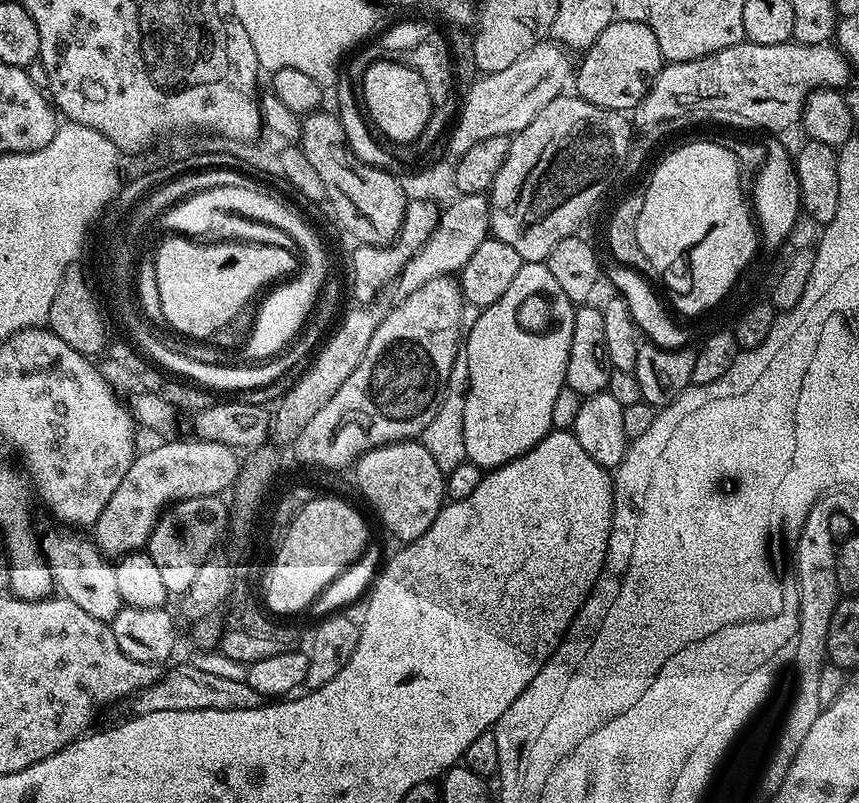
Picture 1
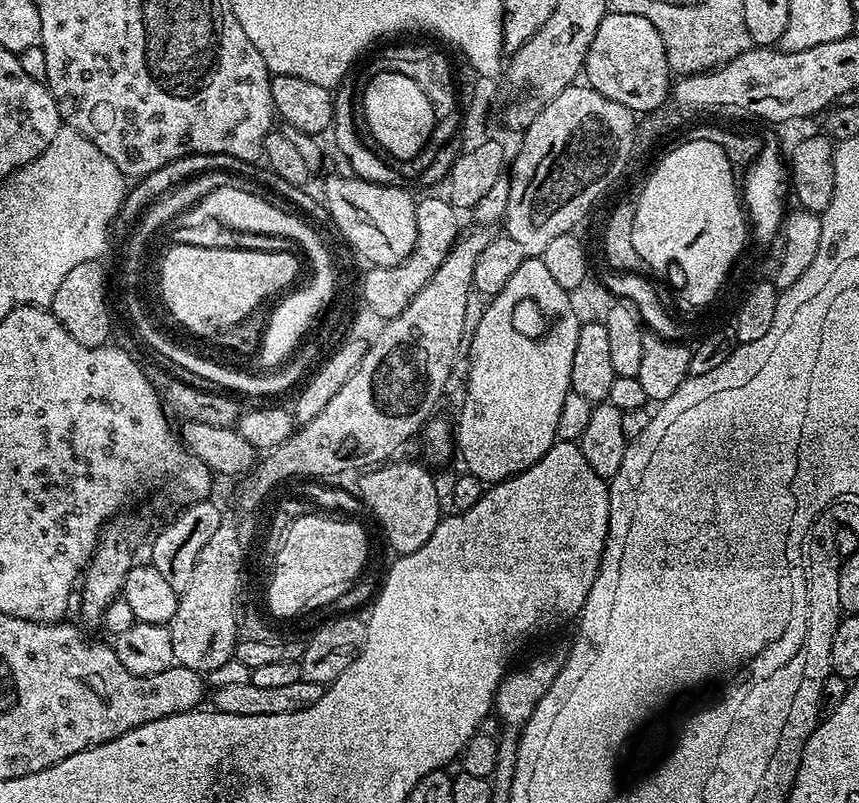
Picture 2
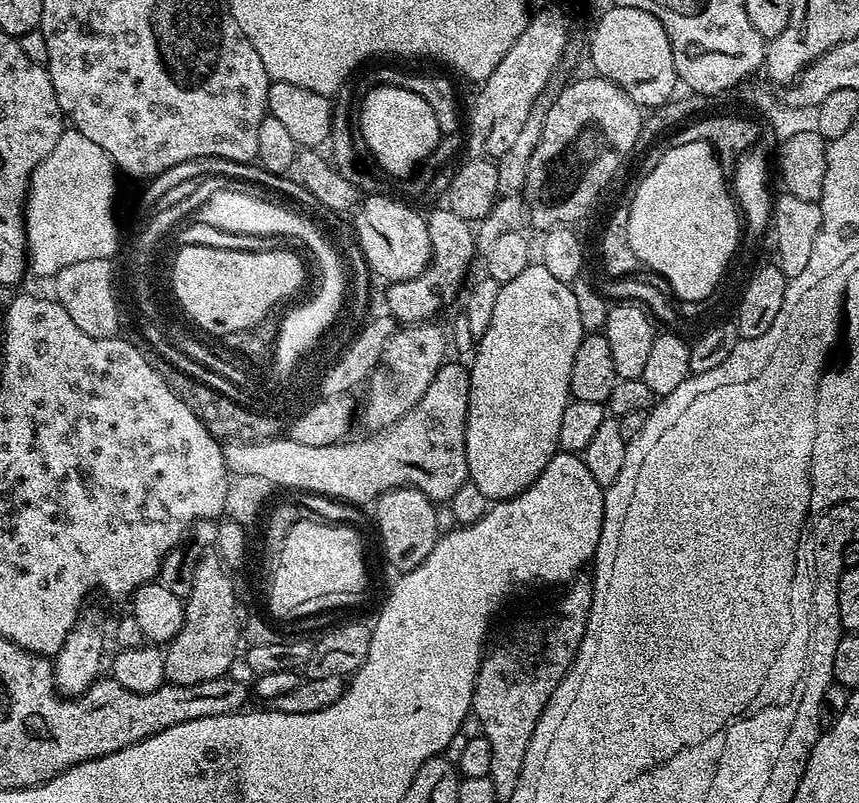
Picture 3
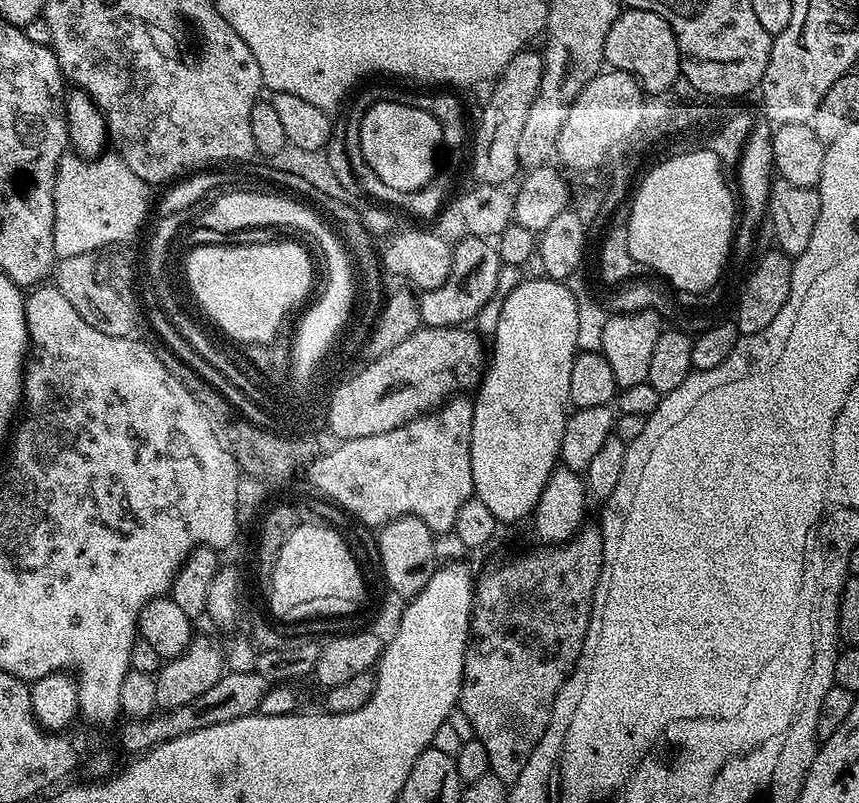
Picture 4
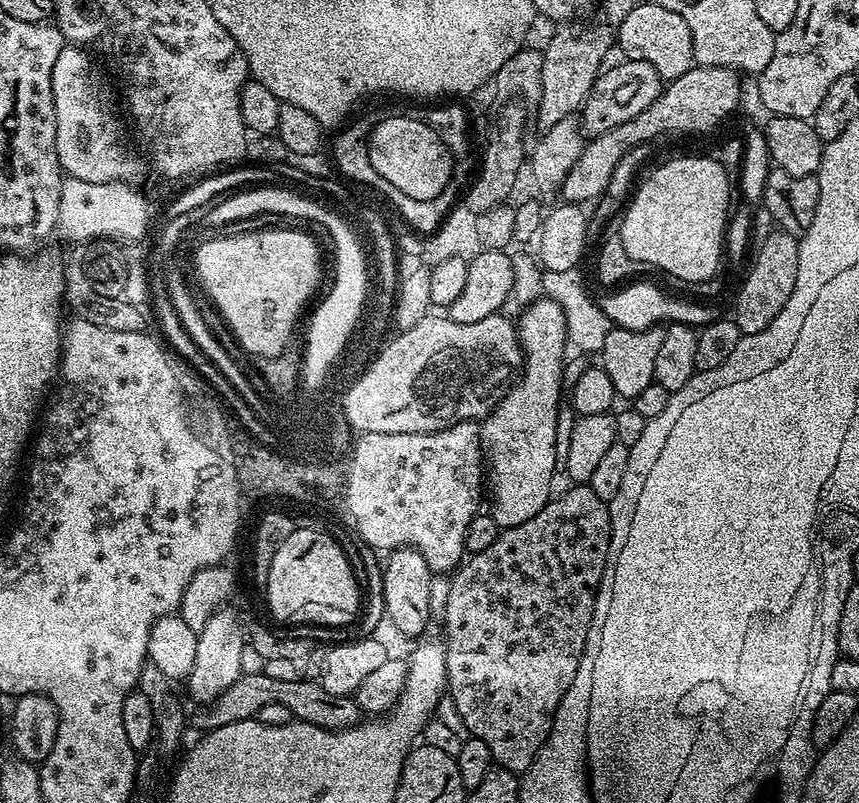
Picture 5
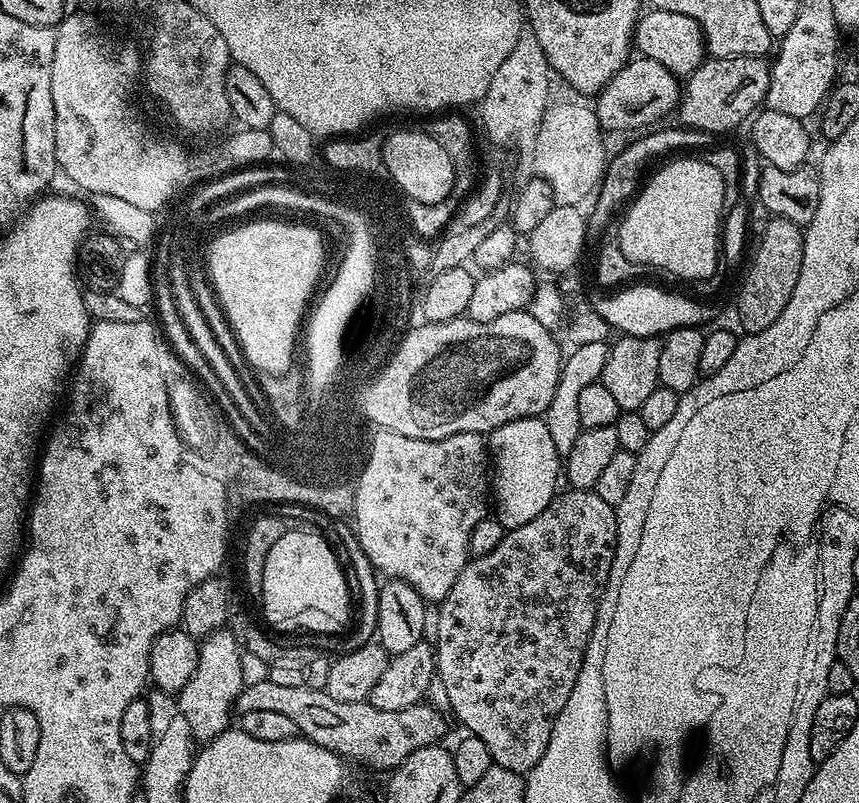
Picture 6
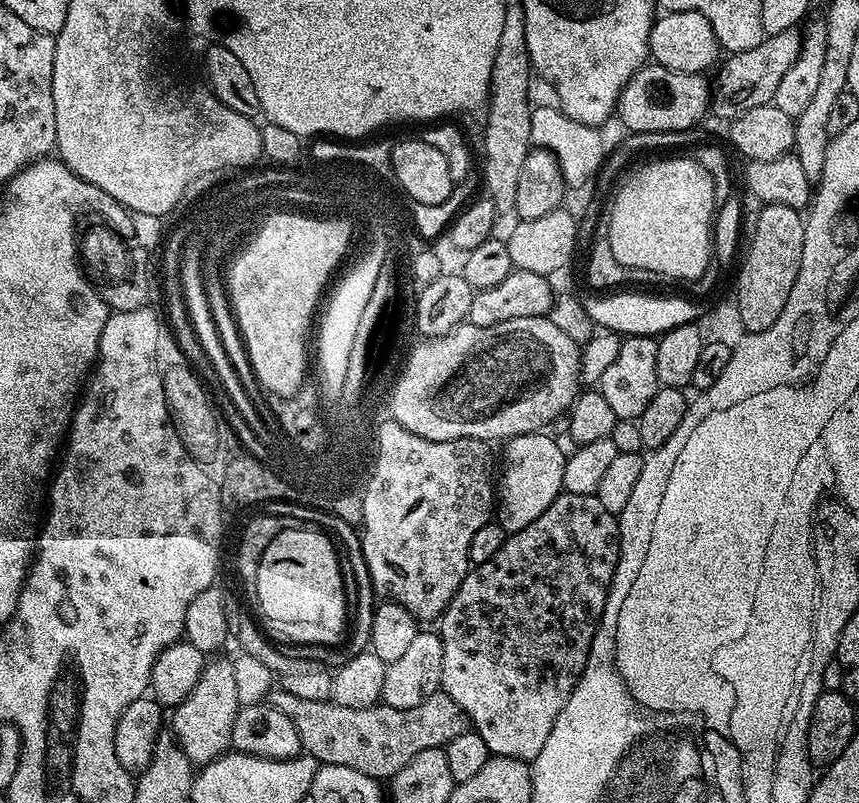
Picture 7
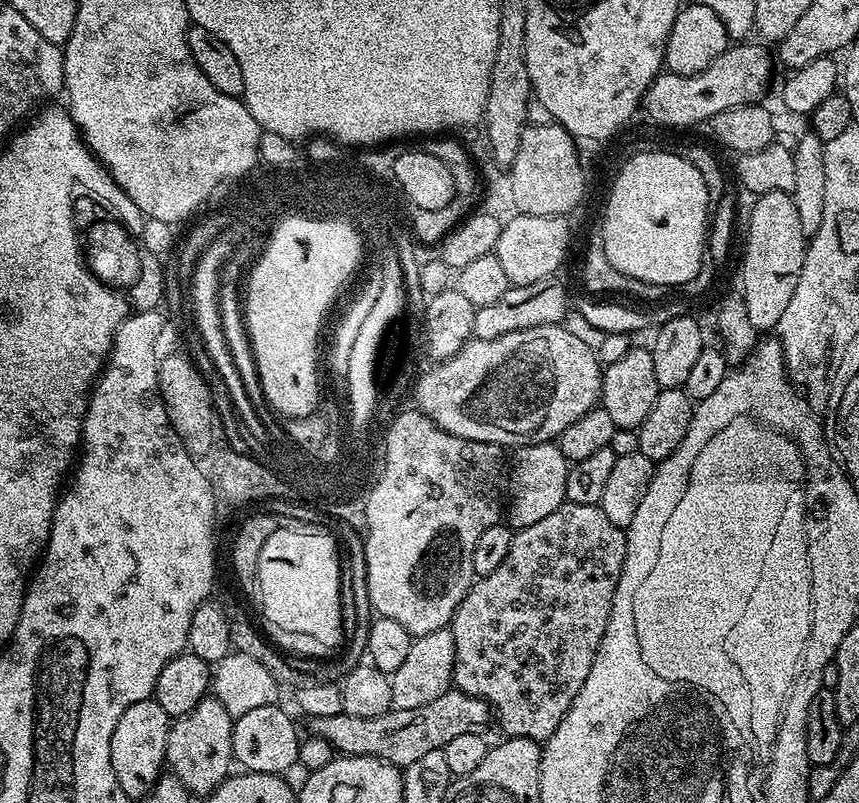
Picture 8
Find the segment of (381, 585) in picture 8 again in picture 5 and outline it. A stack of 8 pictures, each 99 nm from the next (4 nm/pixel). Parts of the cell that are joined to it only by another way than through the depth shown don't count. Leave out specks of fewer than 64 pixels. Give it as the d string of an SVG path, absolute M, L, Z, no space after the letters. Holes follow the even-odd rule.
M458 422L446 430L426 434L378 434L365 432L355 437L350 448L352 480L342 489L348 512L360 520L358 536L369 549L415 548L426 558L433 573L451 573L461 563L466 526L482 508L482 457L480 424Z

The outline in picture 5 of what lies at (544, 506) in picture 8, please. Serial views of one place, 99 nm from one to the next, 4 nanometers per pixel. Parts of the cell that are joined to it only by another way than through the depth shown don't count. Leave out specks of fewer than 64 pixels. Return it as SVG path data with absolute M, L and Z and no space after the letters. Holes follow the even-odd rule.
M541 298L531 301L529 308L518 319L518 335L522 356L522 371L518 379L497 399L496 407L480 424L480 455L486 469L486 512L501 528L513 528L526 518L534 518L553 495L552 478L555 470L555 427L562 409L560 388L565 387L563 372L566 363L564 348L569 347L566 318L558 302Z

